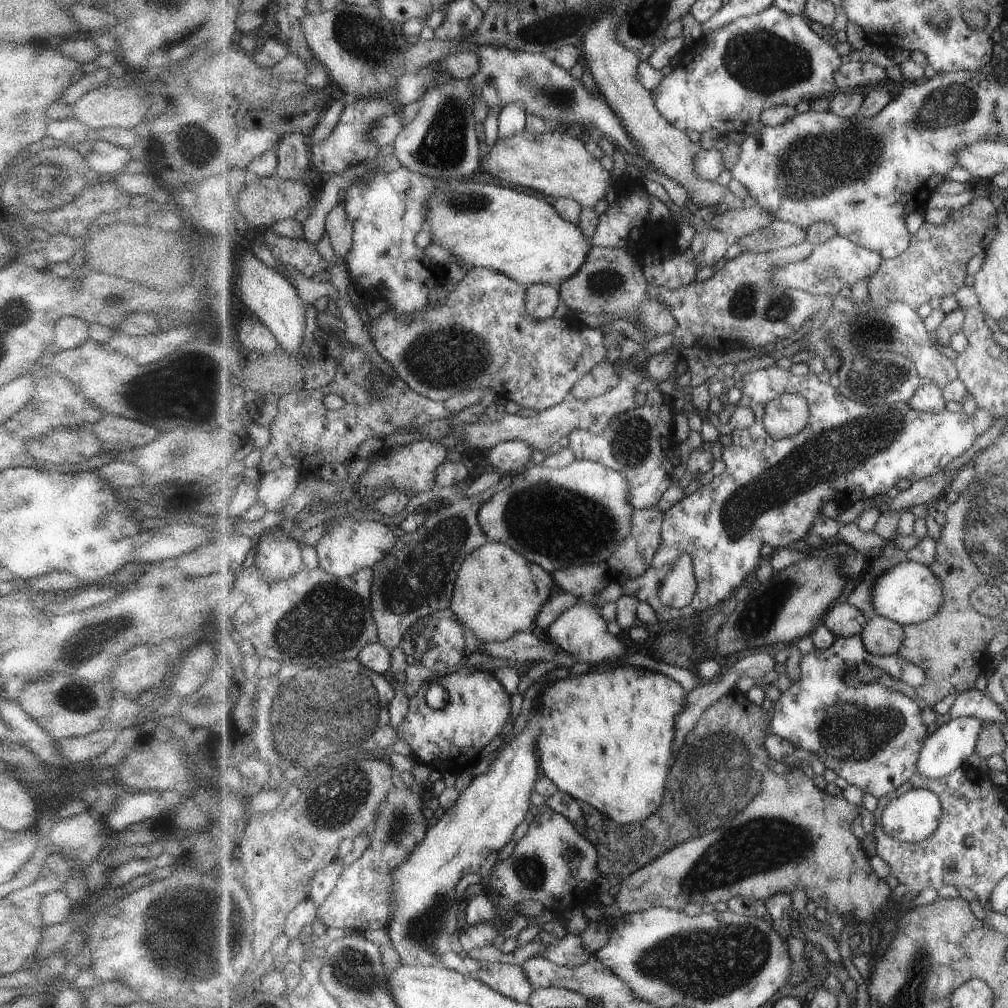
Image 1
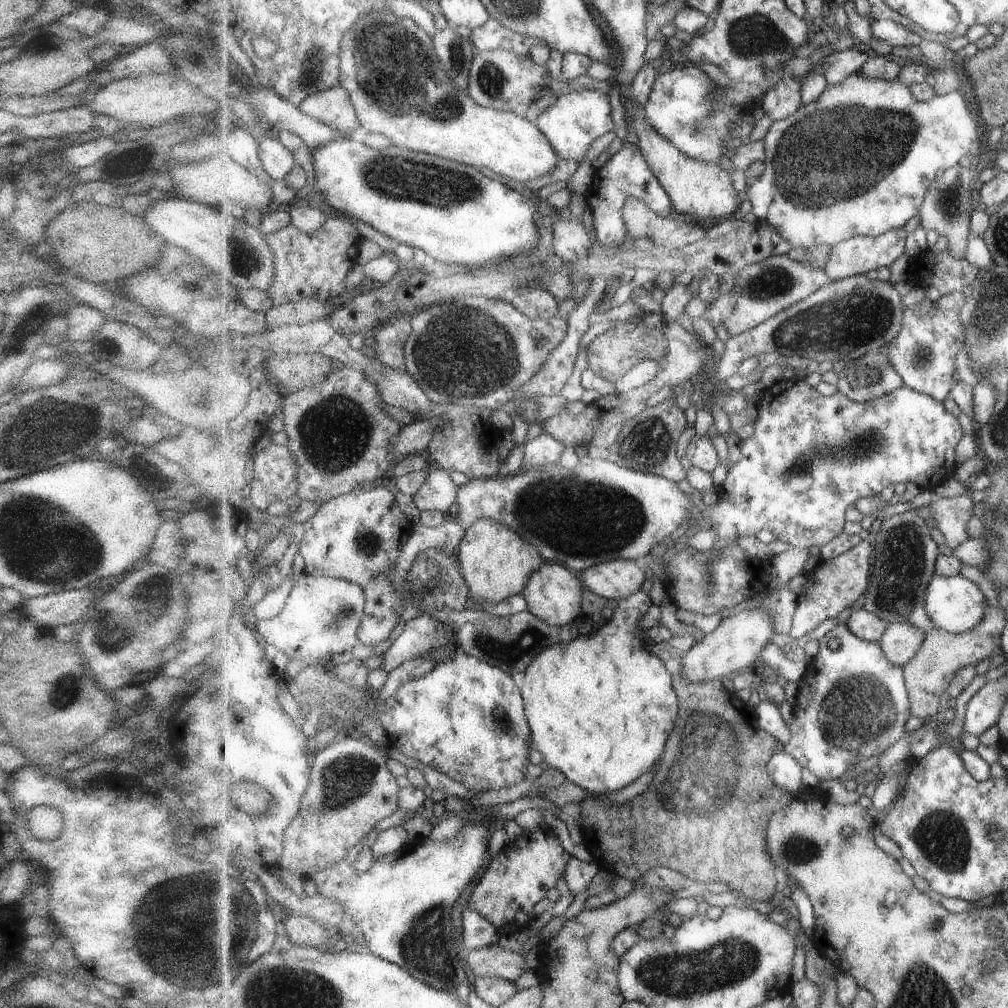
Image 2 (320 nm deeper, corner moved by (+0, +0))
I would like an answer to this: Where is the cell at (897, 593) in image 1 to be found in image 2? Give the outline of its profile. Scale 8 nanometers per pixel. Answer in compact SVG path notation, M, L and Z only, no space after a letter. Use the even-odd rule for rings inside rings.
M935 574L926 591L925 608L938 630L959 634L979 627L986 618L986 608L989 608L989 604L983 590L975 582L960 574L954 577L940 577Z

